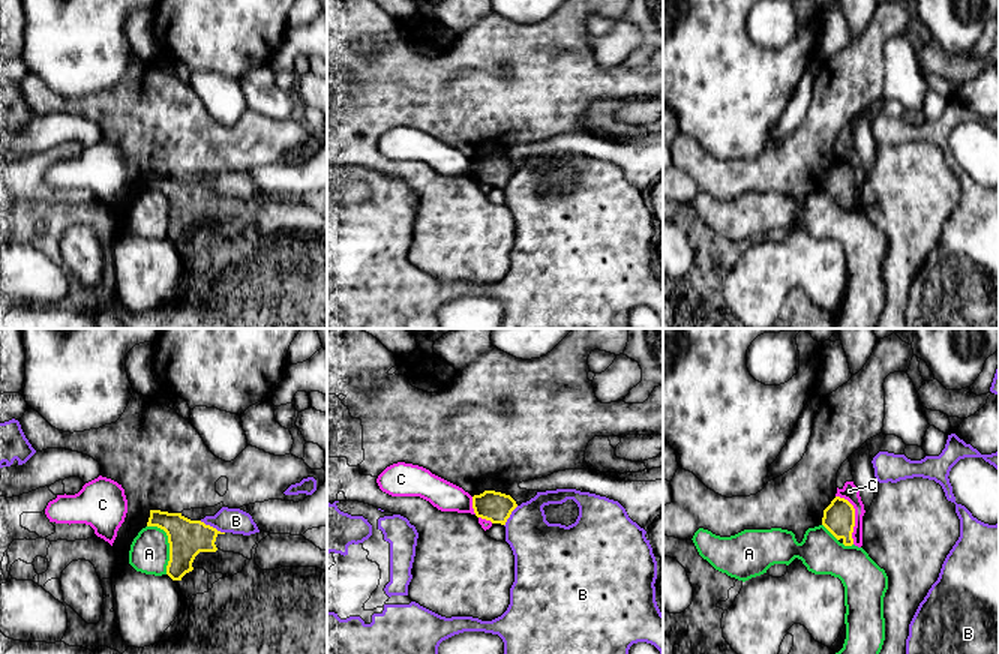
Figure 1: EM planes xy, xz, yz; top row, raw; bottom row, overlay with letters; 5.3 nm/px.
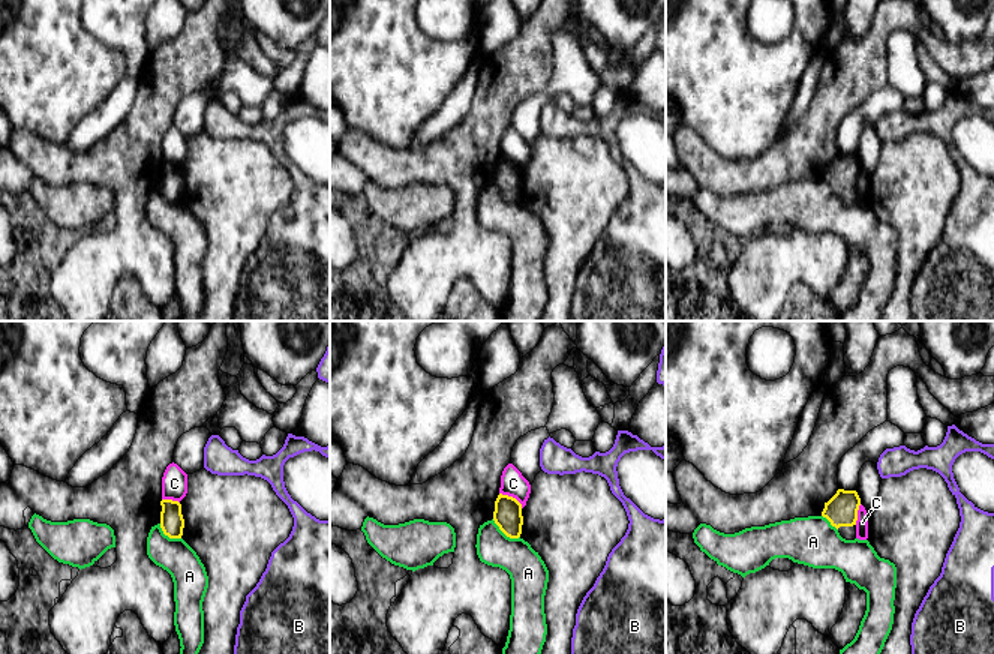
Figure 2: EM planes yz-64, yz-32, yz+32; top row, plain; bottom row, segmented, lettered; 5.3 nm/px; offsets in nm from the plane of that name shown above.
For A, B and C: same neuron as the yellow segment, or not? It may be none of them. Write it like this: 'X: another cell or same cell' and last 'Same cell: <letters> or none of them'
A: another cell
B: another cell
C: another cell
Same cell: none of them

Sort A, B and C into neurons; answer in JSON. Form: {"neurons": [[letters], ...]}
{"neurons": [["A"], ["B"], ["C"]]}

